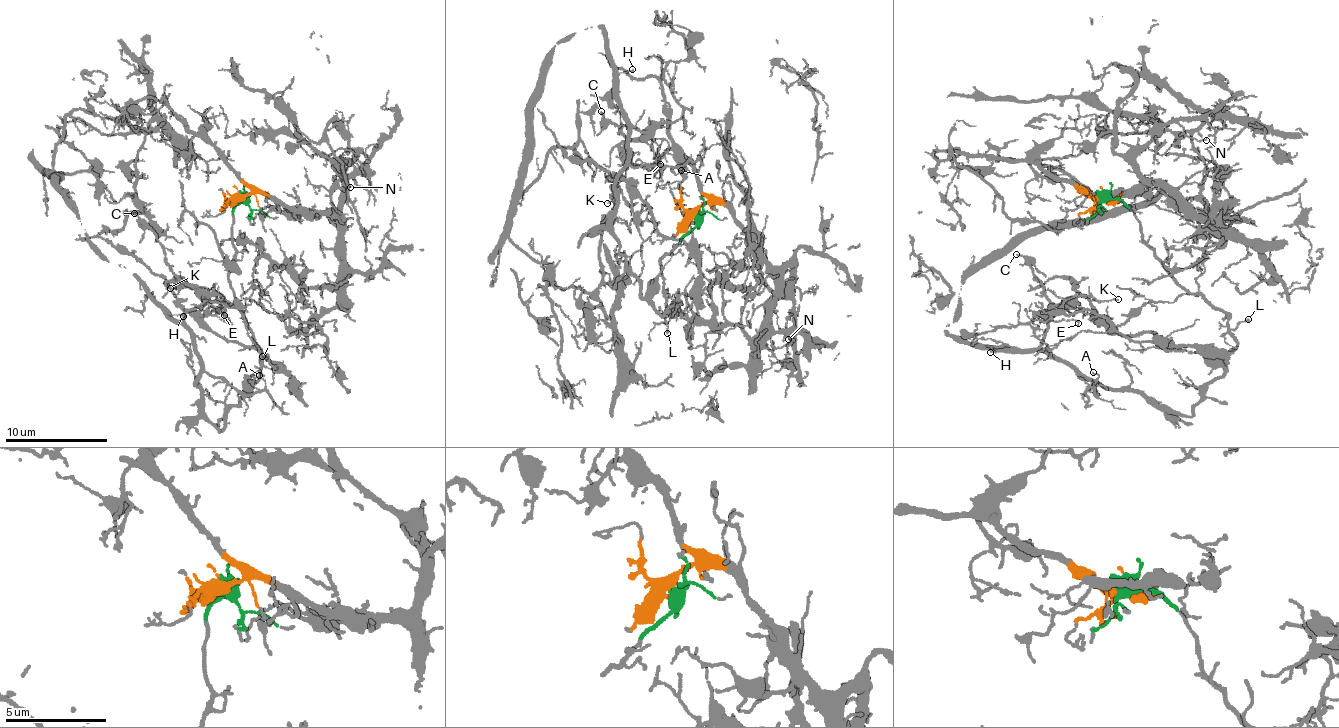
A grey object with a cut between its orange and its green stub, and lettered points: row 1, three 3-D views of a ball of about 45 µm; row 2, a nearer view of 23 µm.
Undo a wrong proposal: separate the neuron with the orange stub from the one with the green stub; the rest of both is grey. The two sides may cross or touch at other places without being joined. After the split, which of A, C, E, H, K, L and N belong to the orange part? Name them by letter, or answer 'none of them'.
N

